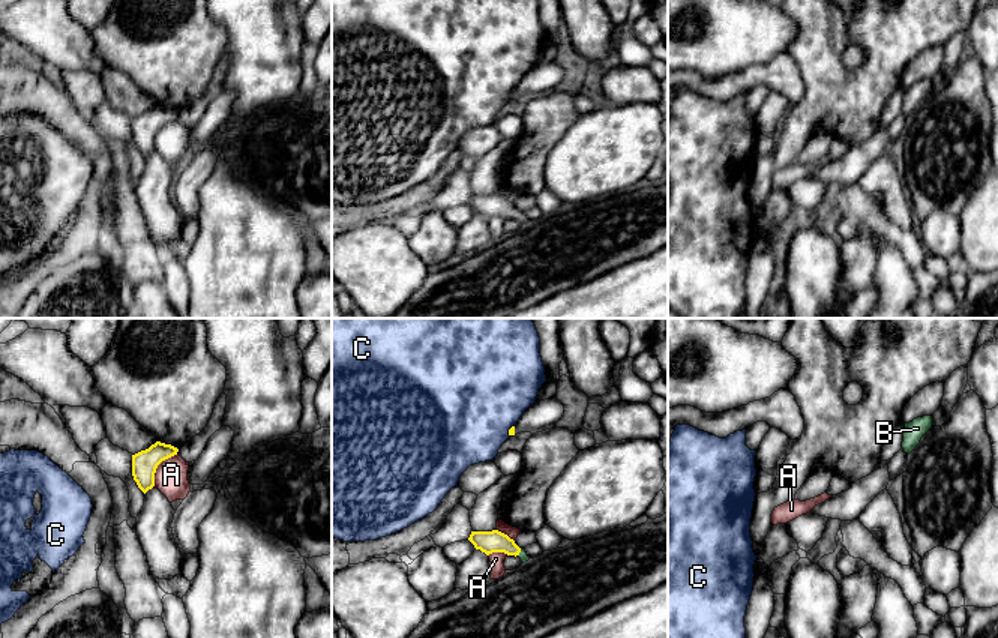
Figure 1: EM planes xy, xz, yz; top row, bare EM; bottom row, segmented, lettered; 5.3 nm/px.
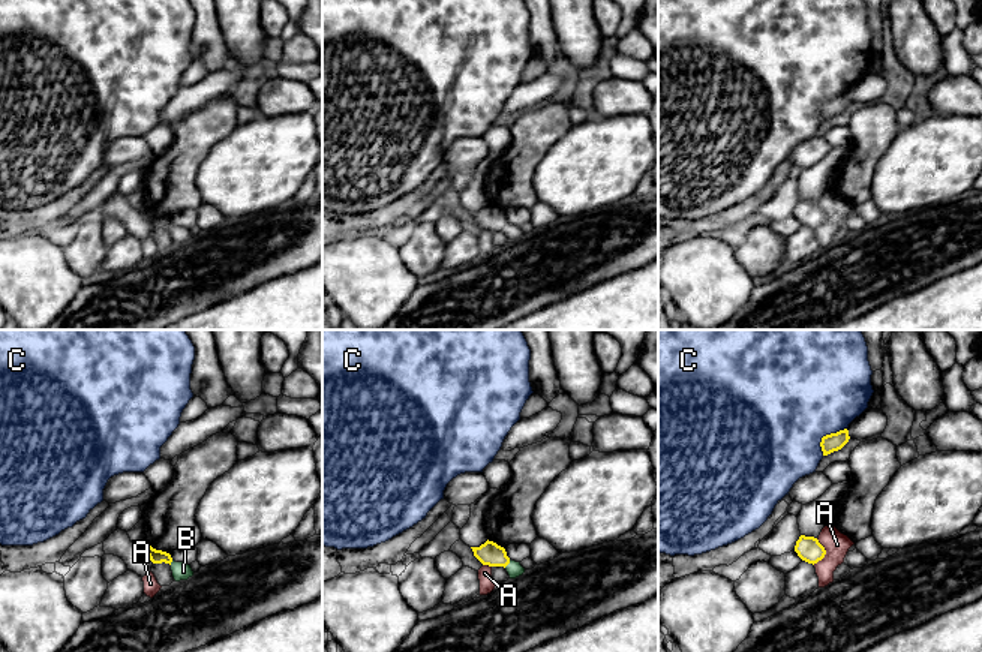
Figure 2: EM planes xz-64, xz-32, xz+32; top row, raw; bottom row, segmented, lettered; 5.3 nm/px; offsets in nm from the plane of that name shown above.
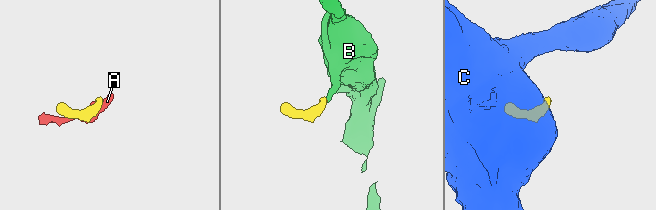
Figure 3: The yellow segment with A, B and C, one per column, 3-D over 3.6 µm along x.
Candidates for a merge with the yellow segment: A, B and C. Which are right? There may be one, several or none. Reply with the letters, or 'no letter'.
B

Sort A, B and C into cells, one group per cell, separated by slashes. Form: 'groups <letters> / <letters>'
groups A / B / C

